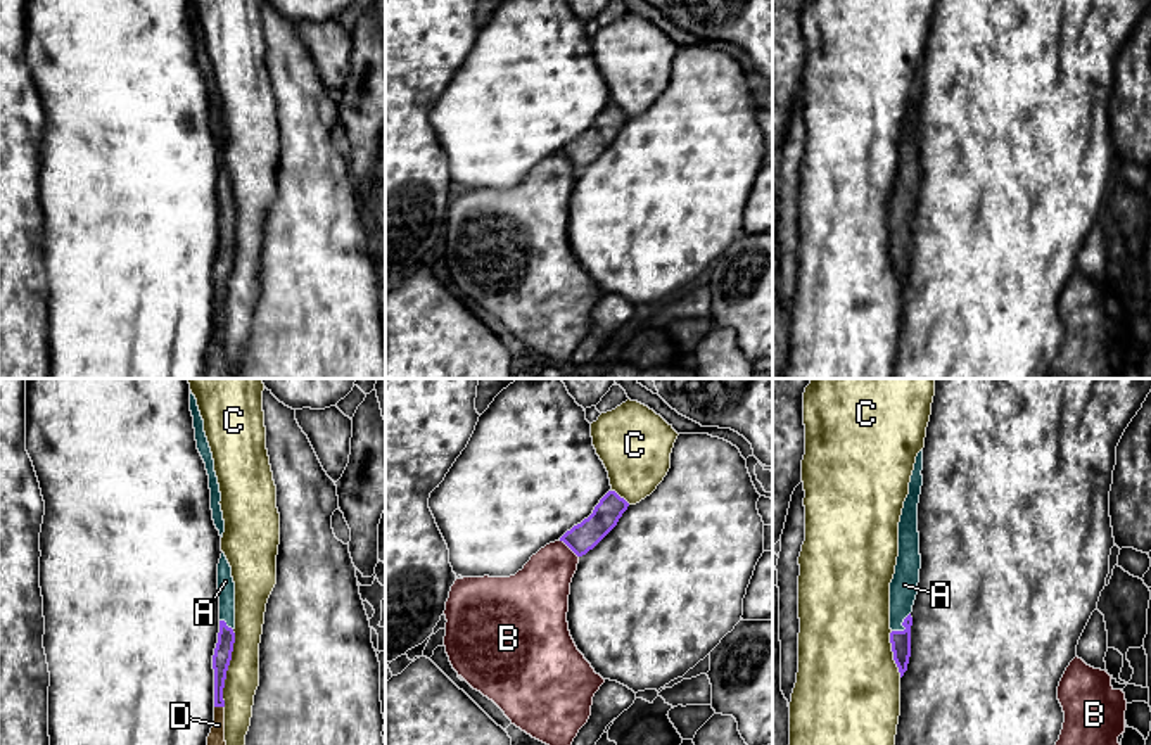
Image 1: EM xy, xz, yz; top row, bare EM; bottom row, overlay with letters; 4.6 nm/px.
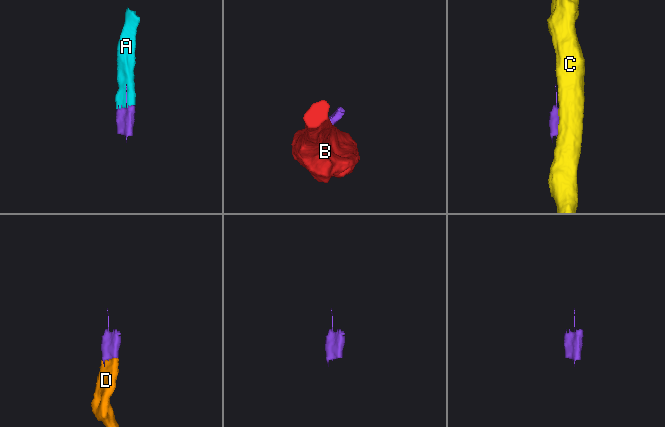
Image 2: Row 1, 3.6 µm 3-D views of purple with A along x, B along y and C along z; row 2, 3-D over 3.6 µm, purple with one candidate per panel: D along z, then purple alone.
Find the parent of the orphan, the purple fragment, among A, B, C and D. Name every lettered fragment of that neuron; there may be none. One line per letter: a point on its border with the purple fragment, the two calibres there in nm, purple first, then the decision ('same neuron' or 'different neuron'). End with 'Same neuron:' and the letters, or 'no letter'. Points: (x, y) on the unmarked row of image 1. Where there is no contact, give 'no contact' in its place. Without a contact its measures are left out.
A: yz (902, 237) | 100/130 nm | same neuron
B: xz (569, 159) | 140/280 nm | different neuron
C: xy (227, 280) | 90/160 nm | different neuron
D: xy (220, 318) | 90/110 nm | same neuron
Same neuron: A, D

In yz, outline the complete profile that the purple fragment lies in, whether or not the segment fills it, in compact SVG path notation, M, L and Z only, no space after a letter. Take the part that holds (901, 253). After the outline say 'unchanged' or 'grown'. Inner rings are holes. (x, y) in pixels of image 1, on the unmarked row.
M923 62L916 69L909 95L909 107L904 114L899 135L899 169L890 195L890 256L900 290L907 283L911 270L913 218L918 207L921 168L918 145L918 116L923 99Z; grown

